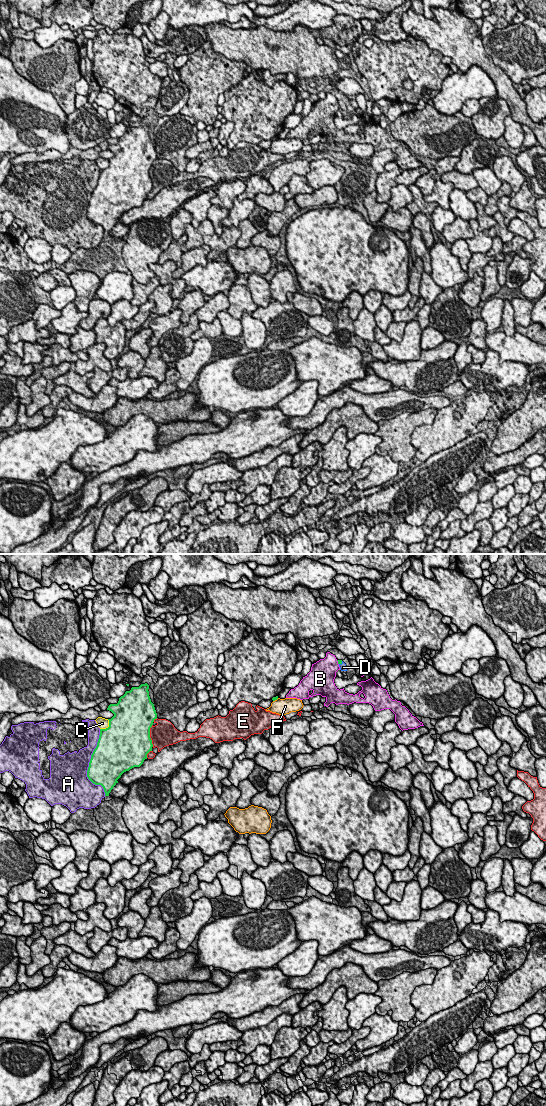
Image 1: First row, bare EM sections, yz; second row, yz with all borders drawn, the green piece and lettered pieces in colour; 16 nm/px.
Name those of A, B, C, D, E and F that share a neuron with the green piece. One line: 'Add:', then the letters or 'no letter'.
Add: D

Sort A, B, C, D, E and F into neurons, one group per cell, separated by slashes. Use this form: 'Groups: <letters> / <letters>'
Groups: A / B / C / D / E / F

